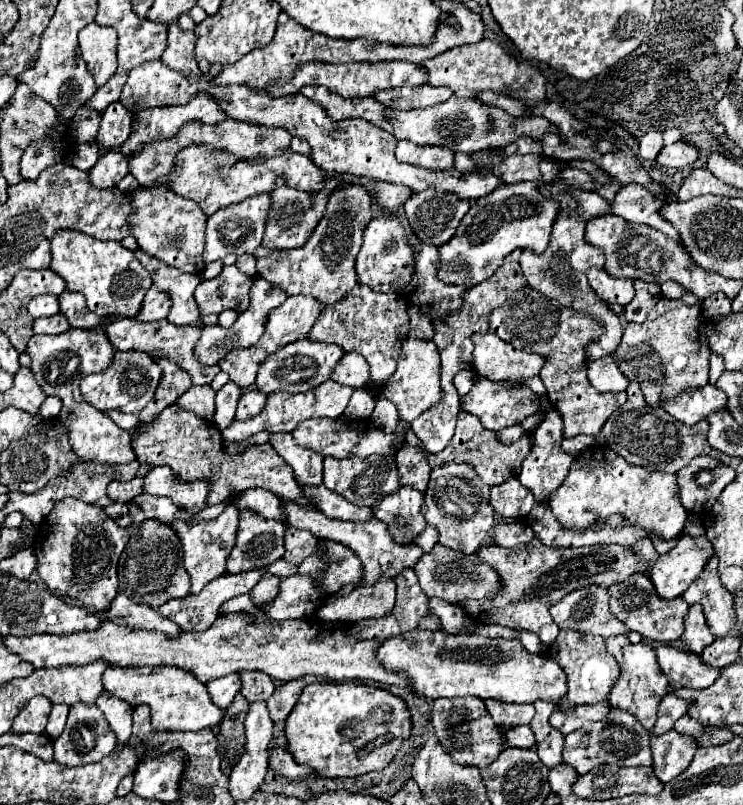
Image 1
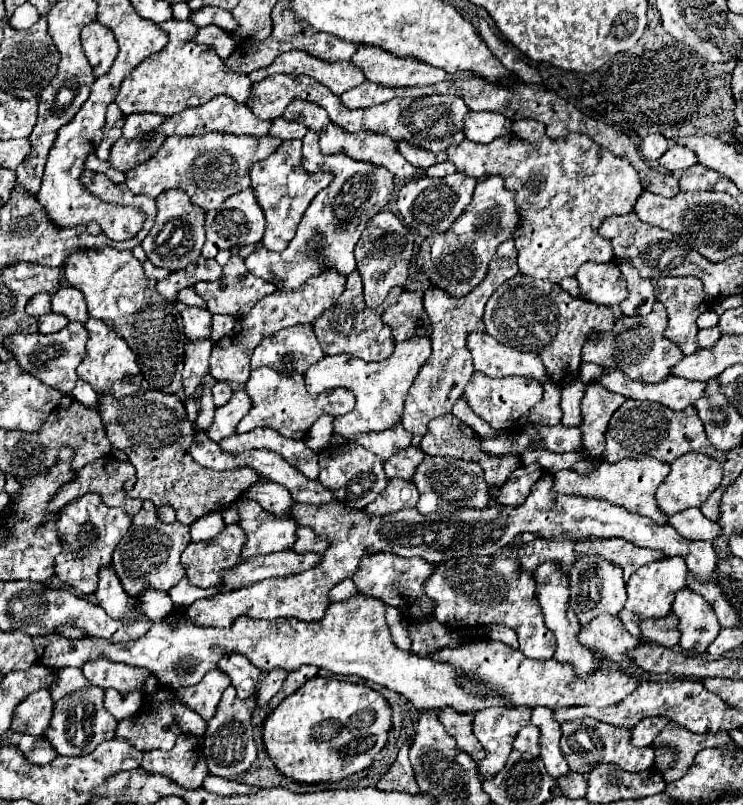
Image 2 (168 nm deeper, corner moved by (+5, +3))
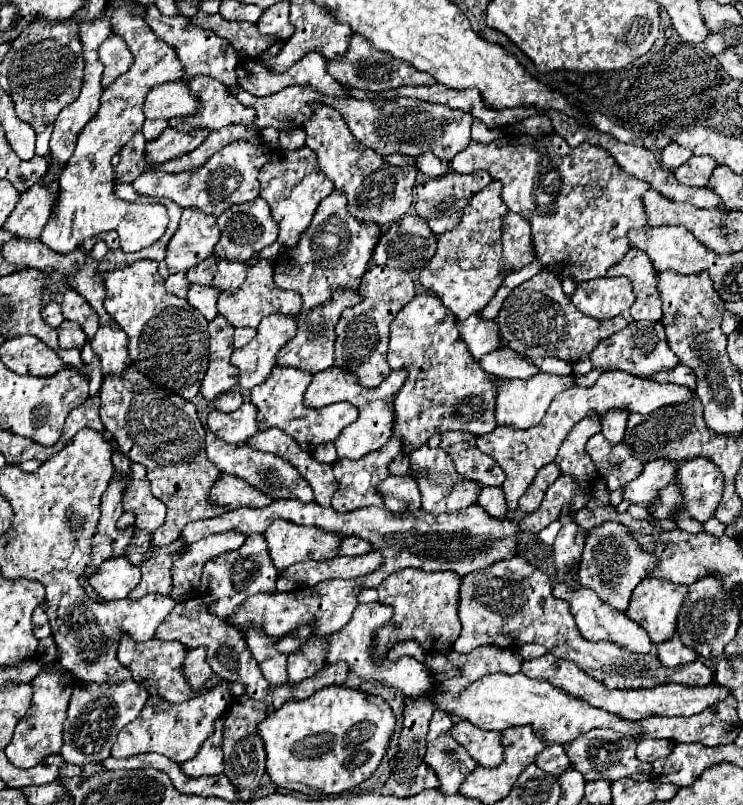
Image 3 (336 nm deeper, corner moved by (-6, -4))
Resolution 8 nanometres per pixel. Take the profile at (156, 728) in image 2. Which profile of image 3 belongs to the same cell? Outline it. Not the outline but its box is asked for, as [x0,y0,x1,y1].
[112,683,232,763]

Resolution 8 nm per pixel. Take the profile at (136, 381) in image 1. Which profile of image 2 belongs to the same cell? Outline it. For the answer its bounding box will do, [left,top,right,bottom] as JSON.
[77,318,149,398]

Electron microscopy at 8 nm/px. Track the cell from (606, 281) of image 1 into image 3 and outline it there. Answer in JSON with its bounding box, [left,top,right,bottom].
[570,277,632,319]

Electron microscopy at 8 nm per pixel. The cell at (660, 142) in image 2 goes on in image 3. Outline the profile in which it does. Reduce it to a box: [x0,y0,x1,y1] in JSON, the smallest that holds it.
[662,143,692,169]

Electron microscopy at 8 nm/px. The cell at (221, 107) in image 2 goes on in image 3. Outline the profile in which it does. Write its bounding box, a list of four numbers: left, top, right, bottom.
[168,75,256,131]

